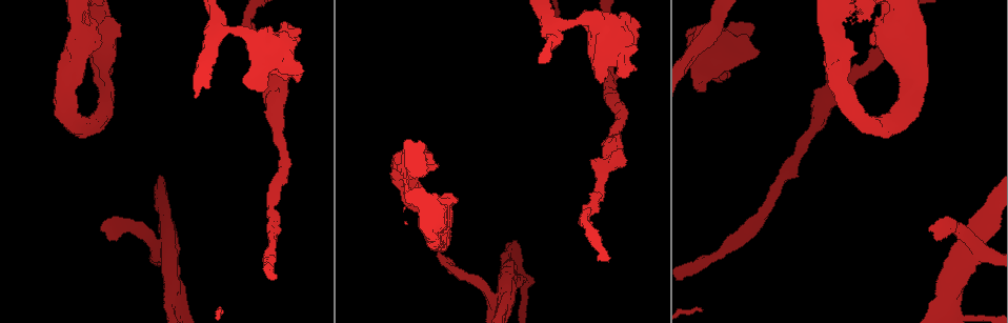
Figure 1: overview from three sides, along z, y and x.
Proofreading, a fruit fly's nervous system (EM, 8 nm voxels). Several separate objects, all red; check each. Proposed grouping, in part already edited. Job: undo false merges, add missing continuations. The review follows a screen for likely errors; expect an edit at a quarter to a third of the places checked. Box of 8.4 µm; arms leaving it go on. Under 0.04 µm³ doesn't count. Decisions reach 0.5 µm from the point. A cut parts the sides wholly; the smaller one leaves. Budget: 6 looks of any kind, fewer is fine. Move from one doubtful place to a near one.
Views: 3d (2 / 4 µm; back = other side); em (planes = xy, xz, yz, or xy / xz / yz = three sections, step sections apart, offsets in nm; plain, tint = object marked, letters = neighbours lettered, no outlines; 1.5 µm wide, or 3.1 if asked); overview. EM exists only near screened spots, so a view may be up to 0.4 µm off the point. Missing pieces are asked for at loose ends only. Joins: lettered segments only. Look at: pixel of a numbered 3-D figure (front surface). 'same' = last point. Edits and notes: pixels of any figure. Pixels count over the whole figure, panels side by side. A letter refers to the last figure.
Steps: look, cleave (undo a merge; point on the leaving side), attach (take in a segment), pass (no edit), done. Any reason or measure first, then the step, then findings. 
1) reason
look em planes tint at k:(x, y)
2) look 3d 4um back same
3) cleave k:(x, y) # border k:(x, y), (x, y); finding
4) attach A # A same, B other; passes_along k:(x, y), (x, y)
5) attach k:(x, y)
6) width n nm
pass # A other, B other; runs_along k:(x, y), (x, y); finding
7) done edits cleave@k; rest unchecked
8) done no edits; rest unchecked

looks like a crossing
look 3d 4um at 1:(950, 311)

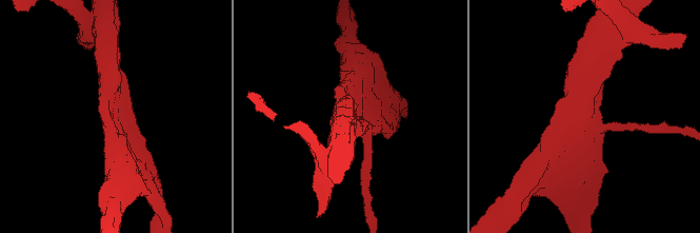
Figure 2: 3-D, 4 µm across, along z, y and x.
look em xy step 4 tint at 2:(583, 115)

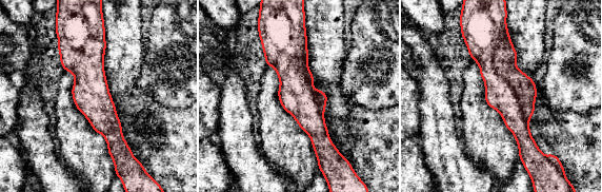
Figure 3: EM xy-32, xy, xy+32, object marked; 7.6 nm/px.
look em planes letters same

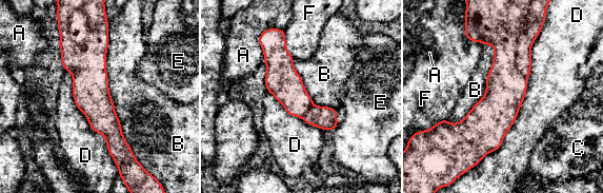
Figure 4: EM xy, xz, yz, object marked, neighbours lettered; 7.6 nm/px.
width 240 nm
cleave 4:(534, 25) # A other, B other, C other, D other, E other, F other; border 4:(525, 23), (517, 69), (526, 79); a second neuron is stuck on

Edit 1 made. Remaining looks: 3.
redraw
look overview

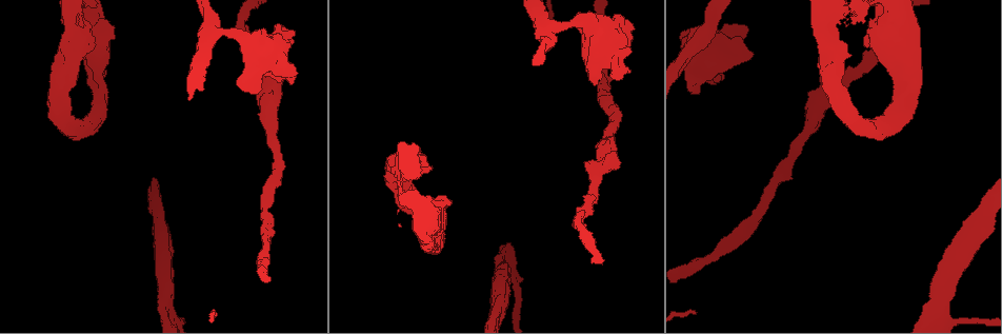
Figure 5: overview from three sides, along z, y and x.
stops while still wide
look em yz step 8 letters at 5:(241, 88)

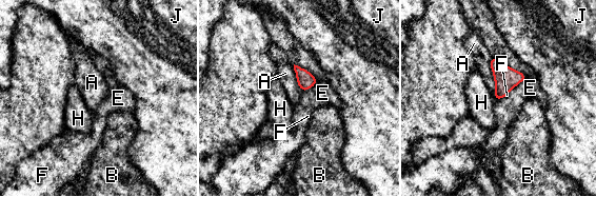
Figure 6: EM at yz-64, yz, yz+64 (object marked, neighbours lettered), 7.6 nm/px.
another direction
look em planes letters same

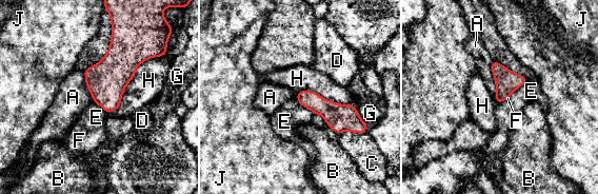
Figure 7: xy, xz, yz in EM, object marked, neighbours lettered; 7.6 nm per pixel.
pass # A other, B other, C other, D other, E other, F other, G other, H other, J other; none of them fits

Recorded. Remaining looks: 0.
done edits cleave@4; rest unchecked

